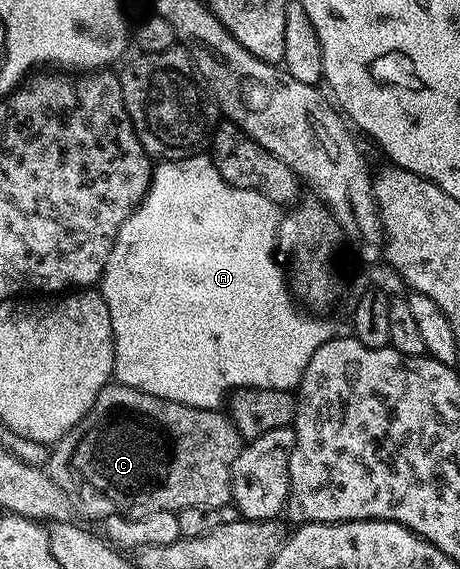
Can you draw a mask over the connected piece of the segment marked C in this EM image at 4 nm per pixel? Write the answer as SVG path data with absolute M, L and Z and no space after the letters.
M110 382L99 390L92 415L99 433L99 463L87 484L107 490L114 514L134 517L188 508L221 510L232 501L231 474L243 441L224 411L192 408Z

